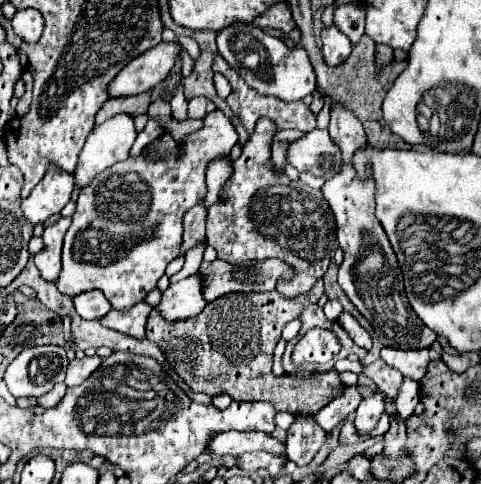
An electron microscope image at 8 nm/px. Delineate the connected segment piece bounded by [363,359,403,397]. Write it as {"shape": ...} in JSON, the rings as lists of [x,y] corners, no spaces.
{"shape":[[[377,359],[375,363],[367,365],[363,369],[363,373],[375,381],[375,385],[381,393],[385,393],[387,397],[397,397],[399,385],[403,381],[403,375],[397,373],[397,369],[391,369],[389,365],[385,365],[385,361]]]}

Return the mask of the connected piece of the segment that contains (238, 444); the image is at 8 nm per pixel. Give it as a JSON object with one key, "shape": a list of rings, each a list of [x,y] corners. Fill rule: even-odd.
{"shape":[[[221,431],[215,433],[207,445],[207,451],[215,457],[223,455],[241,455],[249,451],[269,451],[283,455],[285,445],[267,433],[237,433],[237,431]]]}

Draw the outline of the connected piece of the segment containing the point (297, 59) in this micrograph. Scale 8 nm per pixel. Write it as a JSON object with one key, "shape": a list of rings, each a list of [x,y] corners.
{"shape":[[[229,25],[229,29],[219,31],[217,47],[223,59],[245,79],[245,83],[259,95],[271,95],[281,101],[297,101],[315,91],[315,71],[301,43],[293,49],[285,45],[283,39],[263,33],[257,25]]]}

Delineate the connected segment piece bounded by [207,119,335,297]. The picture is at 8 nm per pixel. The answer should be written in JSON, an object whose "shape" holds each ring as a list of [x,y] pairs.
{"shape":[[[269,119],[257,121],[255,131],[253,131],[251,139],[247,141],[245,151],[233,163],[231,177],[219,191],[219,201],[213,203],[207,211],[207,243],[213,245],[217,251],[217,257],[227,263],[241,263],[247,259],[263,261],[267,257],[277,257],[281,261],[287,261],[289,265],[295,267],[297,275],[289,283],[279,281],[277,291],[283,293],[285,297],[295,297],[299,293],[309,291],[311,285],[319,277],[323,277],[323,273],[327,271],[331,251],[335,249],[335,221],[333,221],[333,213],[319,189],[311,189],[311,187],[303,185],[301,181],[291,181],[287,175],[279,175],[273,171],[271,165],[267,165],[267,161],[271,157],[269,149],[271,149],[273,135],[275,135],[273,121],[269,121]]]}

